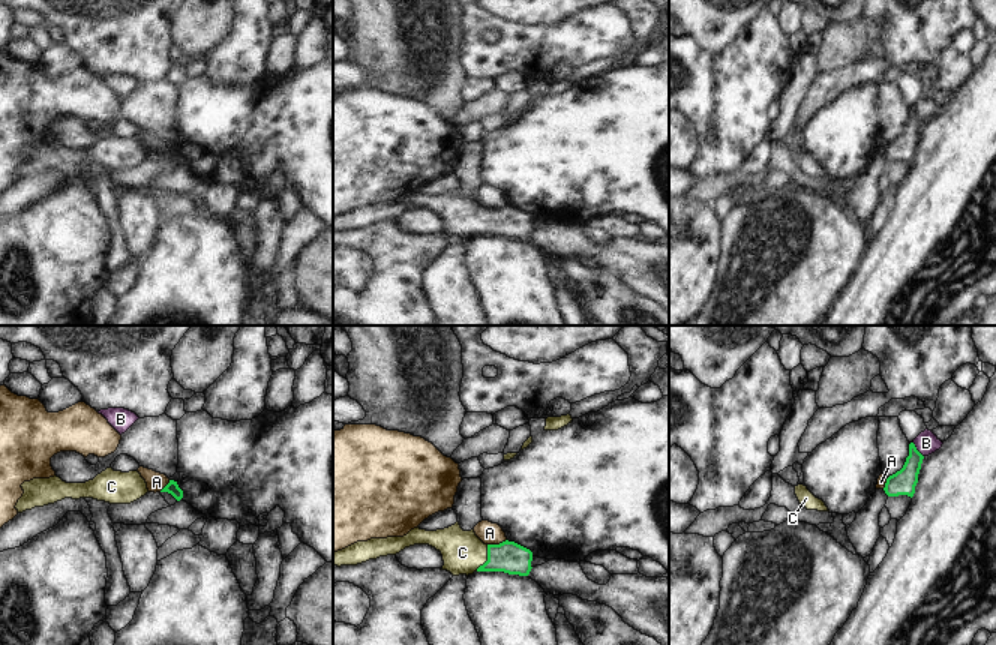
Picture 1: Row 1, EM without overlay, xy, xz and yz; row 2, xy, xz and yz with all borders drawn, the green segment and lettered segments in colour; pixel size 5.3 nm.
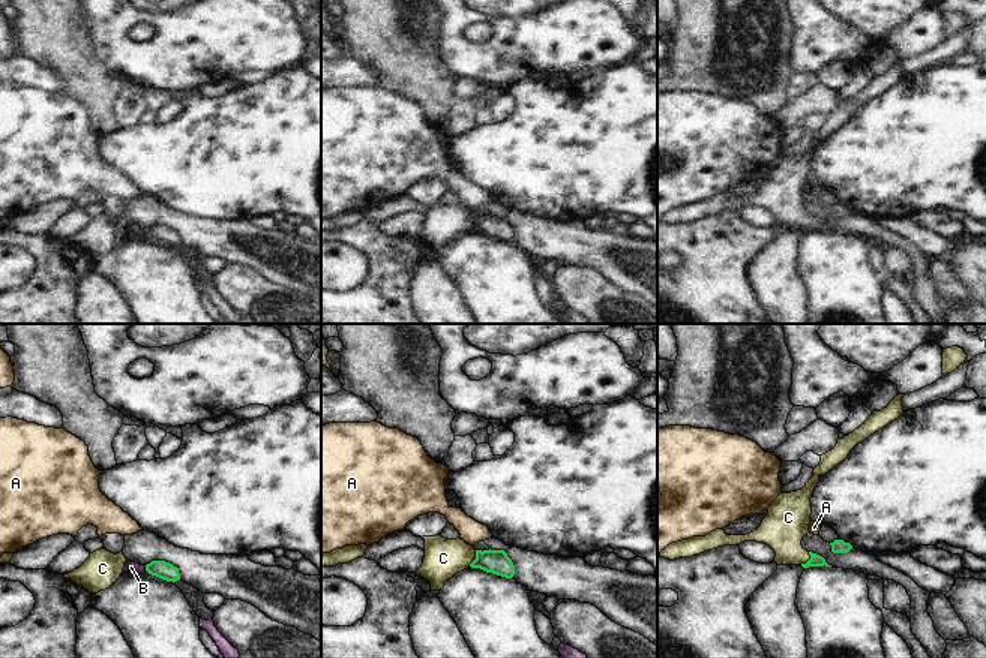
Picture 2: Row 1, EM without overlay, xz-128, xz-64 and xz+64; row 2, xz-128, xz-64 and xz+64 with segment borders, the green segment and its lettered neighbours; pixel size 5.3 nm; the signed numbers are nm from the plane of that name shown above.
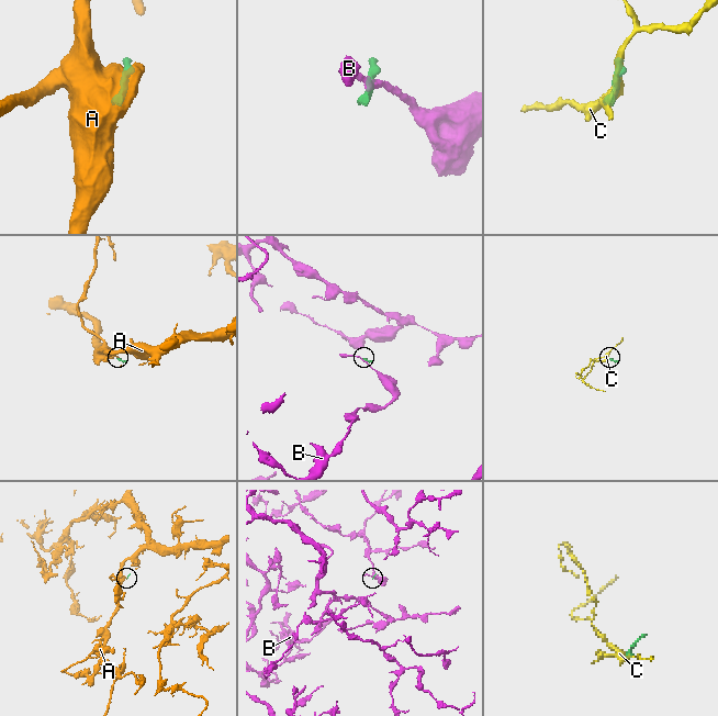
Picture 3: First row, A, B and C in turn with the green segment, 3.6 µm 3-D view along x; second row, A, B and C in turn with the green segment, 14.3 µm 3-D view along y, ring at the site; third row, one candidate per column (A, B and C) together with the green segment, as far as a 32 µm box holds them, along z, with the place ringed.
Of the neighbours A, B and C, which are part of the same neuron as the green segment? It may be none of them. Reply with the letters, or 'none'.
C

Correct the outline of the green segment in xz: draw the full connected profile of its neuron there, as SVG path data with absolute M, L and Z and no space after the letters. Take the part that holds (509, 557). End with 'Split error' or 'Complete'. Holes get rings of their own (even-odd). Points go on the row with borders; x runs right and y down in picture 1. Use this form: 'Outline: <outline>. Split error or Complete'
Outline: M454 525L426 531L418 526L404 537L370 538L357 542L333 554L333 566L357 566L380 556L396 555L414 544L429 544L441 552L444 566L441 570L453 576L472 574L474 572L504 572L528 576L532 552L514 542L484 544L474 532Z. Split error

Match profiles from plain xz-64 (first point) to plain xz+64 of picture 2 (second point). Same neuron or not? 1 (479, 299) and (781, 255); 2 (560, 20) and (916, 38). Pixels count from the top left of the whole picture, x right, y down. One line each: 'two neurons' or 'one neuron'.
1: two neurons
2: one neuron

